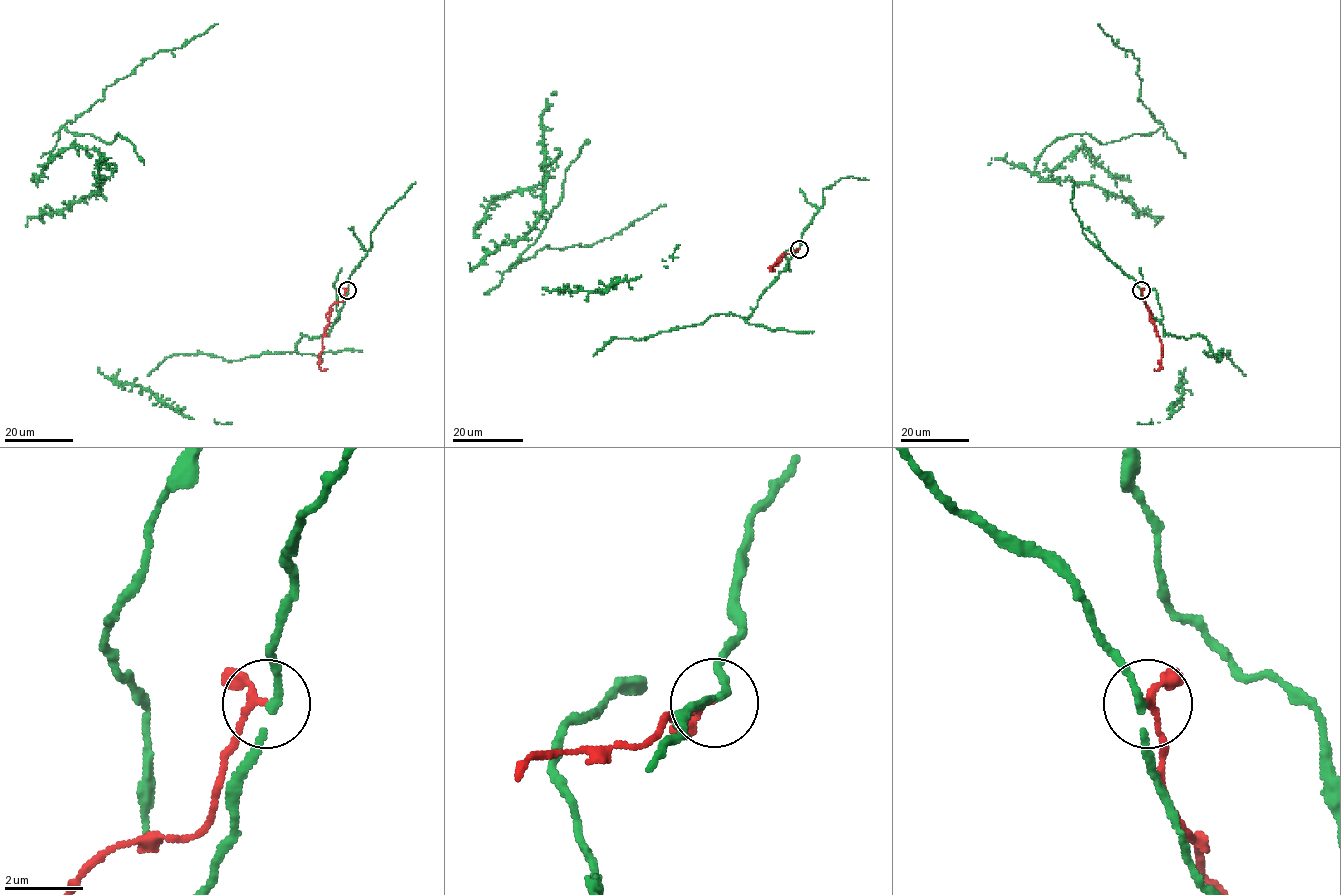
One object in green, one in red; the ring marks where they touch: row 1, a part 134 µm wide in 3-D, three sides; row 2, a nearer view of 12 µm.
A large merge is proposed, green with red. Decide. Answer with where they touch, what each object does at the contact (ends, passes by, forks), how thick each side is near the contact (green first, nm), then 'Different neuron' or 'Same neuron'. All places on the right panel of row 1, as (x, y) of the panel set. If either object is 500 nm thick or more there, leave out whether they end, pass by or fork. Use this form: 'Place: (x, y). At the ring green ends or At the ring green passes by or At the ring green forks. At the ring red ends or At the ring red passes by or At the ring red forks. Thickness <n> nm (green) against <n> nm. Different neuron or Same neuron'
Place: (1141, 290). At the ring green passes by. At the ring red passes by. Thickness 160 nm (green) against 150 nm. Different neuron

